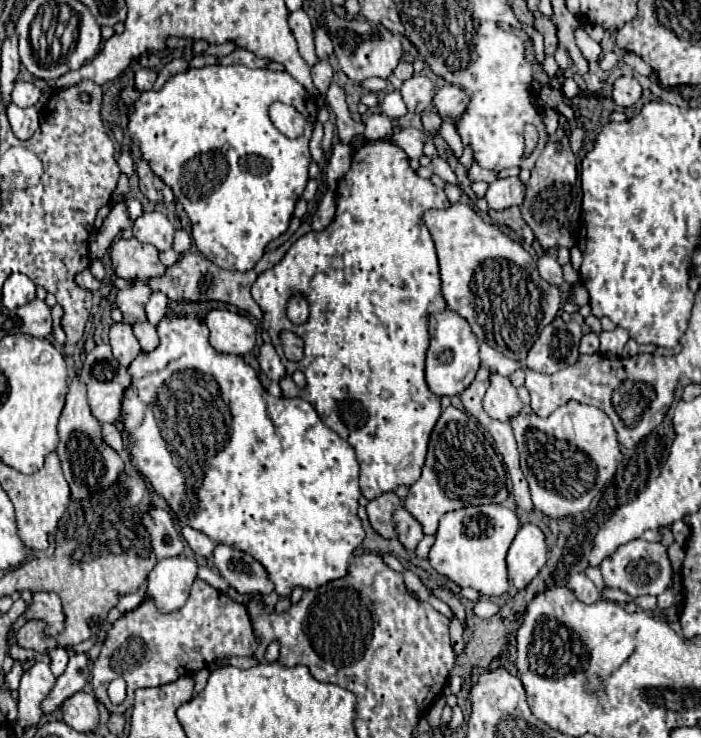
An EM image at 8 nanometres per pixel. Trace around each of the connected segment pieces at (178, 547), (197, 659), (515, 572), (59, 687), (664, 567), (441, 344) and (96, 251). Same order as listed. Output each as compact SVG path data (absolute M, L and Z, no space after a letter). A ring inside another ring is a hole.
M153 505L153 507L149 507L147 513L141 515L141 523L149 531L151 545L153 545L157 559L175 557L175 555L183 553L181 533L177 531L169 511Z
M195 579L193 587L191 587L191 595L189 595L187 603L181 609L177 609L173 613L161 613L161 611L157 611L157 605L153 603L153 599L145 599L141 603L141 607L135 607L133 611L123 613L113 623L111 629L107 631L107 639L101 647L101 653L99 653L97 661L93 661L91 683L96 698L105 705L109 713L125 713L133 705L133 691L139 689L139 687L165 685L165 683L175 681L181 675L191 677L199 669L211 665L217 657L225 657L225 655L251 657L255 653L255 649L257 649L257 637L253 633L253 625L251 625L247 607L243 603L233 601L225 593L217 591L209 583L205 583L201 579ZM115 677L125 677L125 681L127 681L127 697L121 705L111 703L109 697L107 697L107 685Z
M523 525L507 553L507 571L509 581L523 589L531 583L531 579L541 571L541 567L547 561L547 545L545 535L537 525Z
M85 653L69 657L67 669L57 677L55 687L43 701L43 713L55 711L67 697L81 691L89 679L89 657Z
M633 539L625 545L621 545L611 557L603 559L599 565L605 585L607 587L615 587L621 589L633 597L639 595L661 595L669 585L671 585L671 563L667 557L667 547L663 547L661 543L649 543L643 539Z
M451 309L437 311L429 317L429 335L431 335L431 345L427 351L427 365L425 365L429 389L439 397L461 395L471 385L479 369L477 337L473 335L469 323Z
M117 201L109 215L105 217L101 229L99 229L99 235L95 239L95 243L89 245L89 253L91 253L91 259L101 259L103 253L109 249L111 241L115 239L117 233L121 233L121 229L131 229L133 227L133 221L129 219L127 215L127 205L125 201Z

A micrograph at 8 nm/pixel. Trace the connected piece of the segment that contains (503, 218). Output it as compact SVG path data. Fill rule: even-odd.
M509 207L509 209L505 209L505 211L491 211L491 209L487 209L487 213L489 213L489 215L491 215L491 219L493 219L493 221L497 221L499 225L507 225L509 229L513 229L513 231L523 239L525 249L529 249L529 251L531 251L533 231L531 231L531 227L523 221L519 207Z

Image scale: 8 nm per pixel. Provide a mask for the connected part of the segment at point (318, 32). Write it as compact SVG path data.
M321 27L315 29L315 51L319 59L329 59L329 55L333 53L333 43Z

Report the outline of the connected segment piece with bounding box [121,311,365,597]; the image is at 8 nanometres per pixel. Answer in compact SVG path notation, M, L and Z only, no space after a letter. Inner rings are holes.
M169 311L159 321L157 333L159 347L141 351L127 367L131 385L125 389L121 401L121 421L123 431L129 435L133 467L151 483L153 491L169 503L181 523L203 531L215 543L227 543L249 553L265 565L281 597L289 595L291 589L301 583L305 589L313 589L343 577L353 549L365 537L361 519L357 517L361 491L359 463L353 447L321 421L315 421L315 417L319 417L317 411L299 397L275 399L265 393L267 411L263 411L265 415L261 417L251 413L247 429L243 423L245 415L253 411L253 407L261 411L263 385L255 369L249 367L241 355L227 355L213 349L209 329L191 315Z

